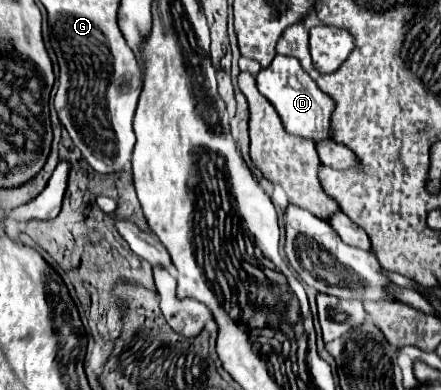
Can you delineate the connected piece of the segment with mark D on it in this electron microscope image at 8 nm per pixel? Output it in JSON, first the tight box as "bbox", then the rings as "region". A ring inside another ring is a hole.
{"bbox":[256,55,334,143],"region":[[[276,55],[270,67],[262,69],[256,77],[258,91],[274,105],[278,111],[282,125],[286,133],[310,139],[314,143],[320,143],[322,139],[332,139],[332,123],[330,115],[334,113],[334,101],[330,95],[320,91],[320,87],[314,83],[314,79],[302,69],[300,61],[286,55]]]}

